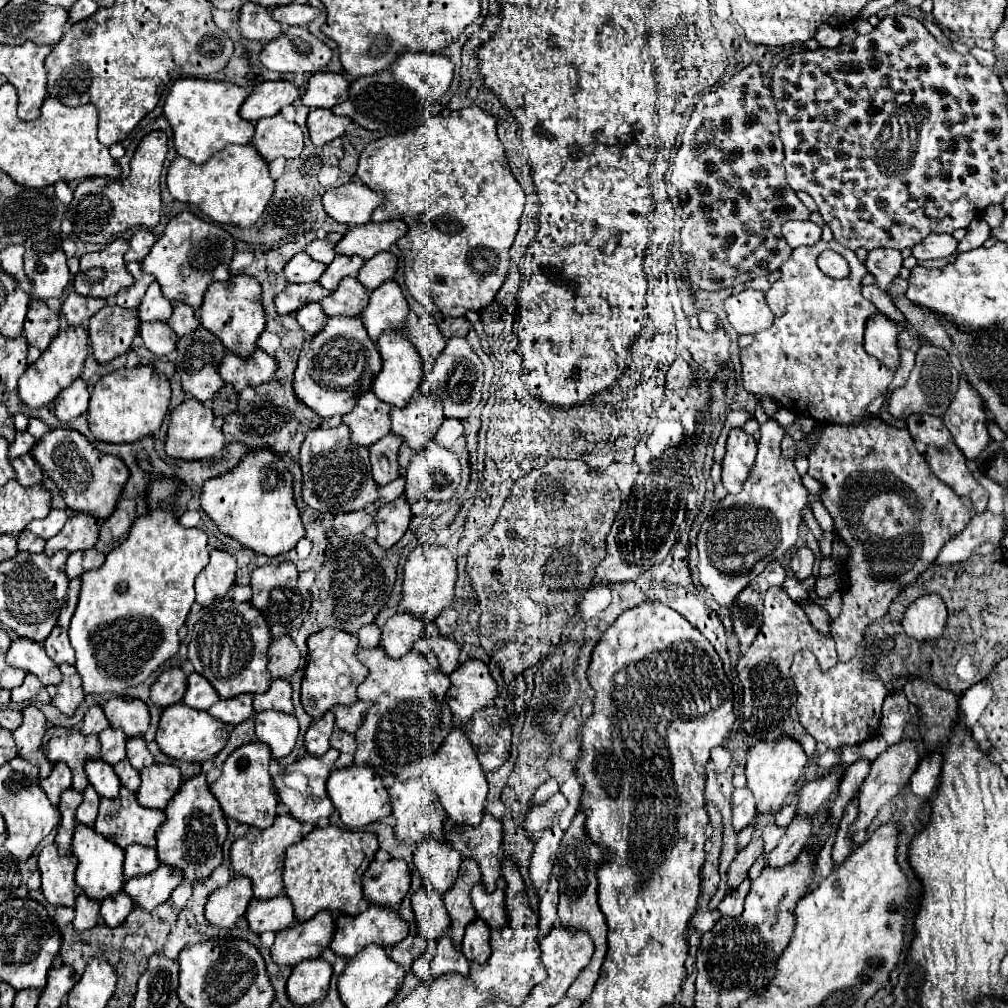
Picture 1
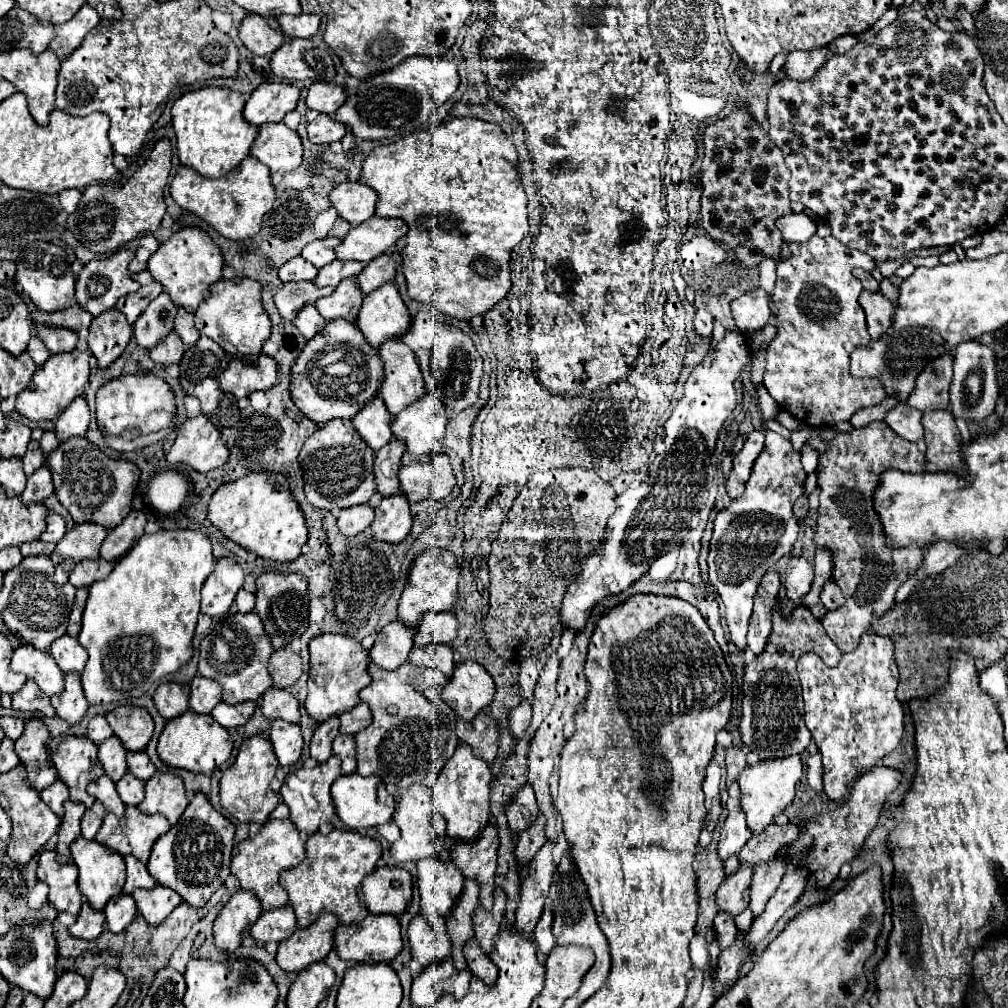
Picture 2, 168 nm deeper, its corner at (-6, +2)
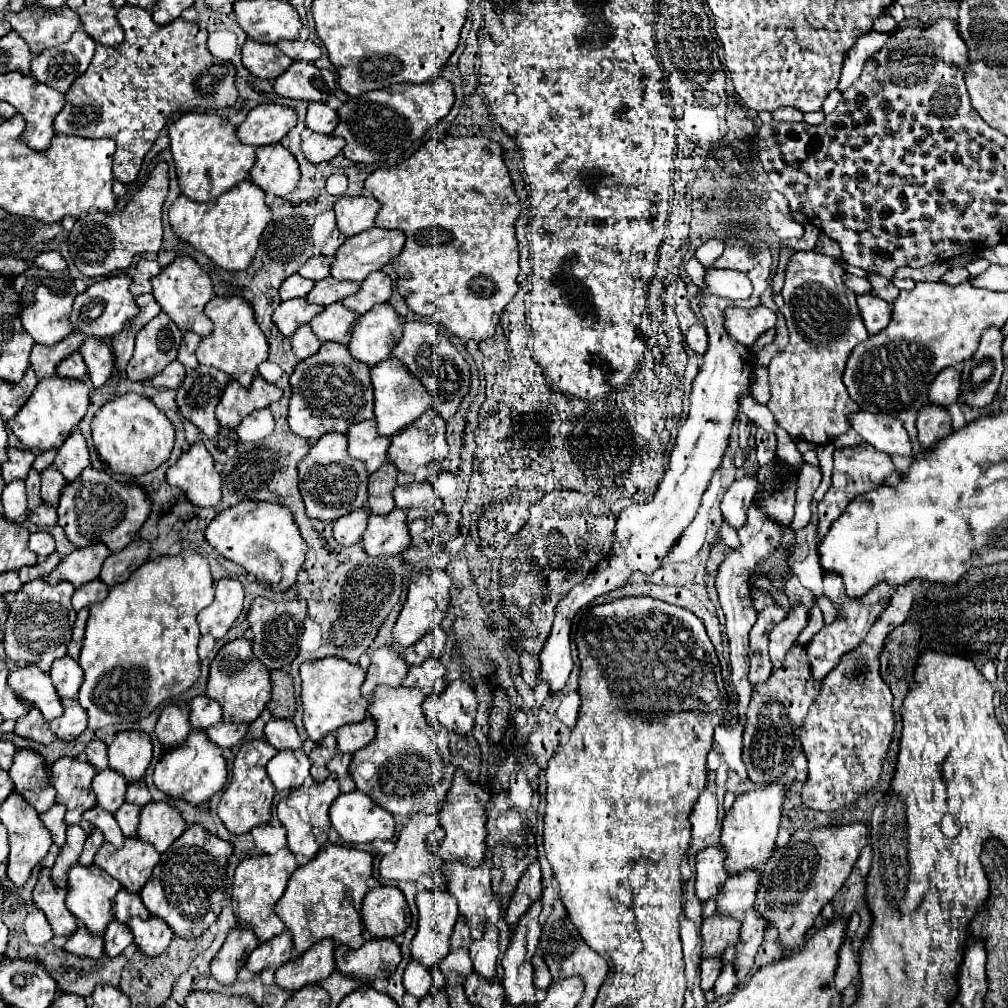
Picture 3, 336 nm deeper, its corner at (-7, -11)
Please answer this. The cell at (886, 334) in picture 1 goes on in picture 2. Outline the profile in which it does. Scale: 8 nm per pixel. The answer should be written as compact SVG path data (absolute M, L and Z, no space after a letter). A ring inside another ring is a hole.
M863 291L859 303L867 315L867 331L871 339L881 337L891 325L895 305L881 293L871 293L871 291Z

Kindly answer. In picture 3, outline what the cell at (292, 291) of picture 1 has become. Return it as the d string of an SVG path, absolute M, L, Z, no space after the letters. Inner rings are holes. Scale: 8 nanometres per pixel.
M292 298L292 300L286 300L282 302L274 314L272 314L272 320L274 324L278 326L278 330L284 334L284 336L292 336L294 330L302 324L308 324L316 314L320 314L324 310L324 306L318 306L318 304L310 304L306 302L304 298Z

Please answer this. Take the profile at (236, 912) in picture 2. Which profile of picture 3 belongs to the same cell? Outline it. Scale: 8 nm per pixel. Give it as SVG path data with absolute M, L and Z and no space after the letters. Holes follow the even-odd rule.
M236 926L226 936L226 942L218 950L218 954L212 960L212 976L220 984L230 984L236 980L238 970L246 964L246 956L258 946L258 938L250 934L250 930L242 930L242 926Z

